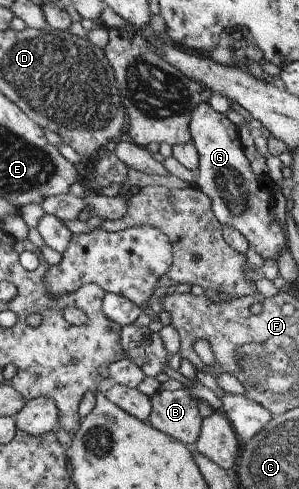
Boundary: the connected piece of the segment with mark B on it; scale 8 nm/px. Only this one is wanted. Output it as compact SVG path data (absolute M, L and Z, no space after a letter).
M187 388L176 391L159 390L150 396L152 411L147 422L161 432L183 441L190 447L193 447L196 440L199 438L199 433L202 427L202 418L197 409L198 399L192 395L193 391Z

